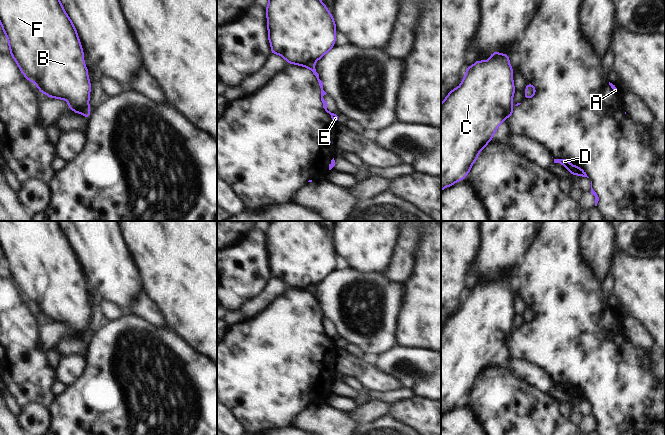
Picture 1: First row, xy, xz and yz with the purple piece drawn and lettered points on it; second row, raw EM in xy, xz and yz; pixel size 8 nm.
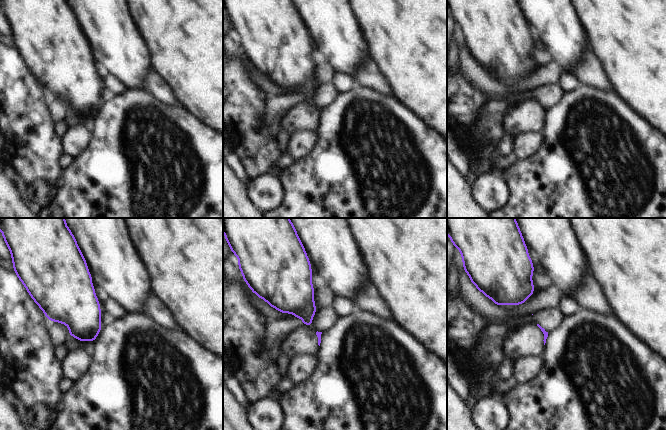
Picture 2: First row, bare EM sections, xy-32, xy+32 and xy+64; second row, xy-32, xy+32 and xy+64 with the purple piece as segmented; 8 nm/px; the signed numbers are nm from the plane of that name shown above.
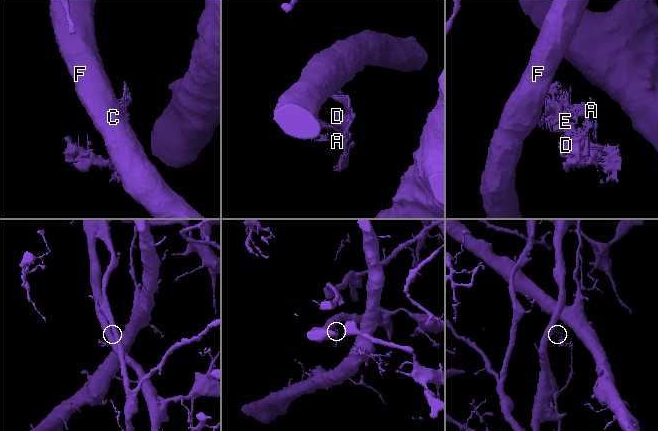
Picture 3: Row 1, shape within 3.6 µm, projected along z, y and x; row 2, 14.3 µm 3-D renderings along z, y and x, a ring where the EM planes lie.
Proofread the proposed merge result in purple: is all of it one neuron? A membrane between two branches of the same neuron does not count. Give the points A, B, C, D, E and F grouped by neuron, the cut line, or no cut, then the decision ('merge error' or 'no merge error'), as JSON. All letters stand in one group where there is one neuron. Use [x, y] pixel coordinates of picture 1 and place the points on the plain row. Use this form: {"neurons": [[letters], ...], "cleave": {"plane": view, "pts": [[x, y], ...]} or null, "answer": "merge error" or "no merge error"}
{"neurons": [["A", "D", "E"], ["B", "C", "F"]], "cleave": {"plane": "xz", "pts": [[313, 288], [306, 290]]}, "answer": "merge error"}

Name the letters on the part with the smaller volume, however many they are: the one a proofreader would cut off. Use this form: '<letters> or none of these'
A, D, E

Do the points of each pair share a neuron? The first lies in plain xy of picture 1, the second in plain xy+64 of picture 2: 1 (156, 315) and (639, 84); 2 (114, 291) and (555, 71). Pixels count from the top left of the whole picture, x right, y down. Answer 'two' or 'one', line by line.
1: two
2: two

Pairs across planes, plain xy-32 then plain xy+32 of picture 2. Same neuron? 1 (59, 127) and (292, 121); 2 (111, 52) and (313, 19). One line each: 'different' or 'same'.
1: different
2: same

